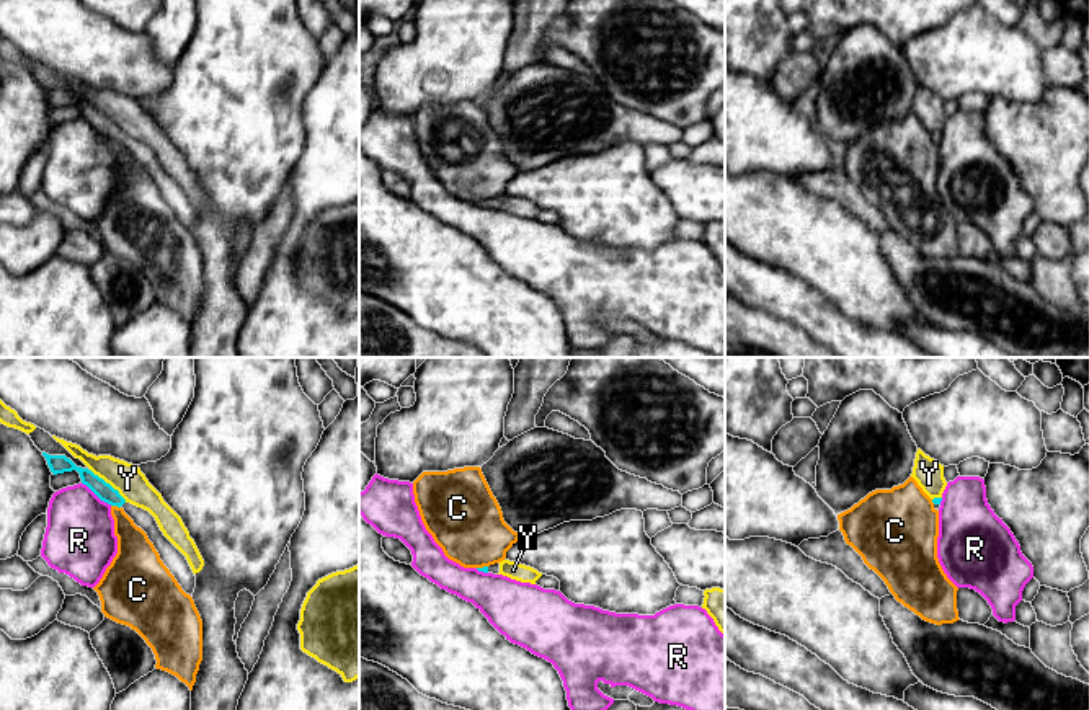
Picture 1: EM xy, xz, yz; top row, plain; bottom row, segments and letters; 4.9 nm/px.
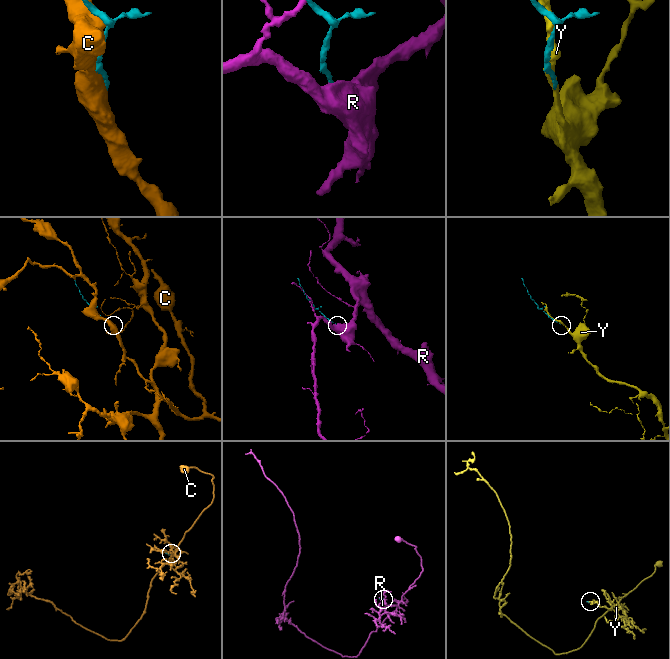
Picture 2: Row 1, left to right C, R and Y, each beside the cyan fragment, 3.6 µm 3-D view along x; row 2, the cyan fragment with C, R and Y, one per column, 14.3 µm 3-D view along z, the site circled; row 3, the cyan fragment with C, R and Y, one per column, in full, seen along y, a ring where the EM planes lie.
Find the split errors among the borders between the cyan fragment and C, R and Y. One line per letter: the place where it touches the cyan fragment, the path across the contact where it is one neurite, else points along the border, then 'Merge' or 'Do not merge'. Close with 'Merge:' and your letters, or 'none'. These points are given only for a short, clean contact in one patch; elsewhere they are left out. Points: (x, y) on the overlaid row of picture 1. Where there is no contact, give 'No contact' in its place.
C: Touches cyan at xy (116, 505). Do not merge
R: Touches cyan at xy (97, 495). Do not merge
Y: Touches cyan at xy (108, 483). Do not merge
Merge: none

